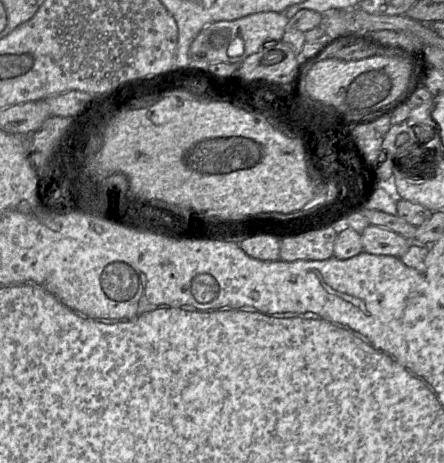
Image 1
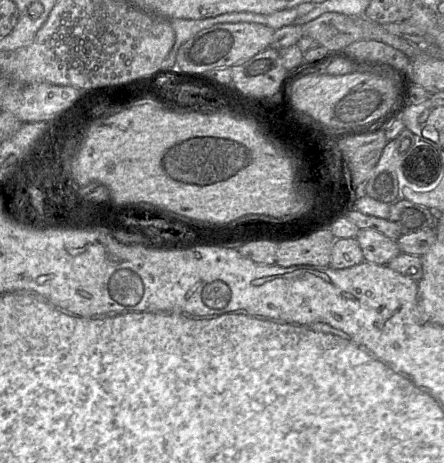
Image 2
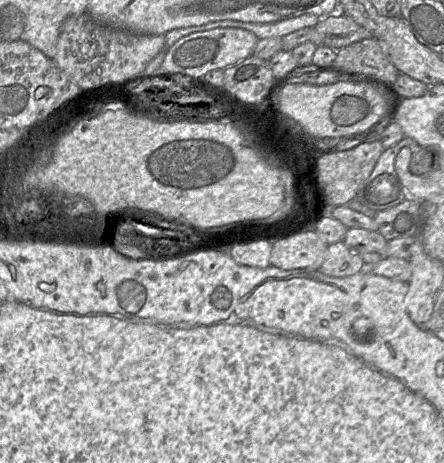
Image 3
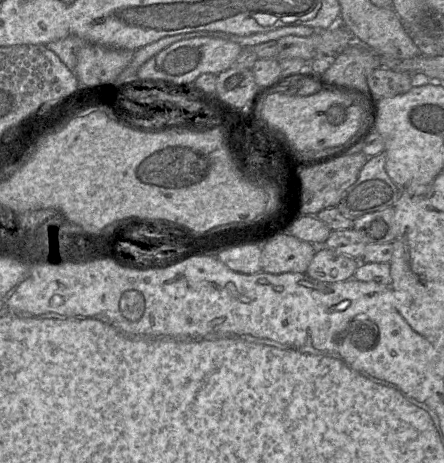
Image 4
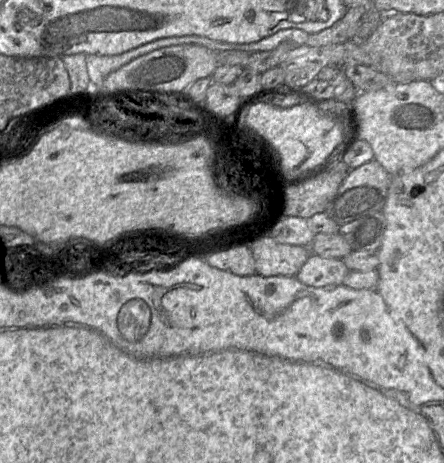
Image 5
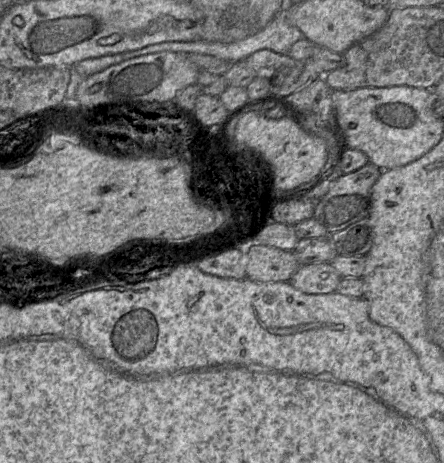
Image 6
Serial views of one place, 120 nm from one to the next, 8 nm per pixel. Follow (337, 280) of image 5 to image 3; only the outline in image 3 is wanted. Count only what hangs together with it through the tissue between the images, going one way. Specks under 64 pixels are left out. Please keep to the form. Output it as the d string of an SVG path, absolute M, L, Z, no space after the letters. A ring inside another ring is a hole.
M343 241L328 245L325 259L319 271L329 277L347 277L365 269L365 263L354 249L349 249Z

